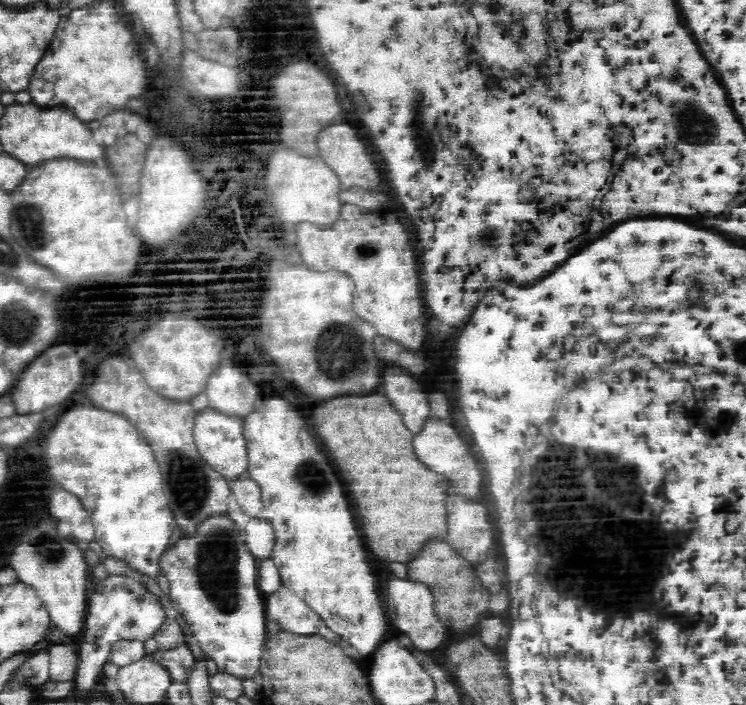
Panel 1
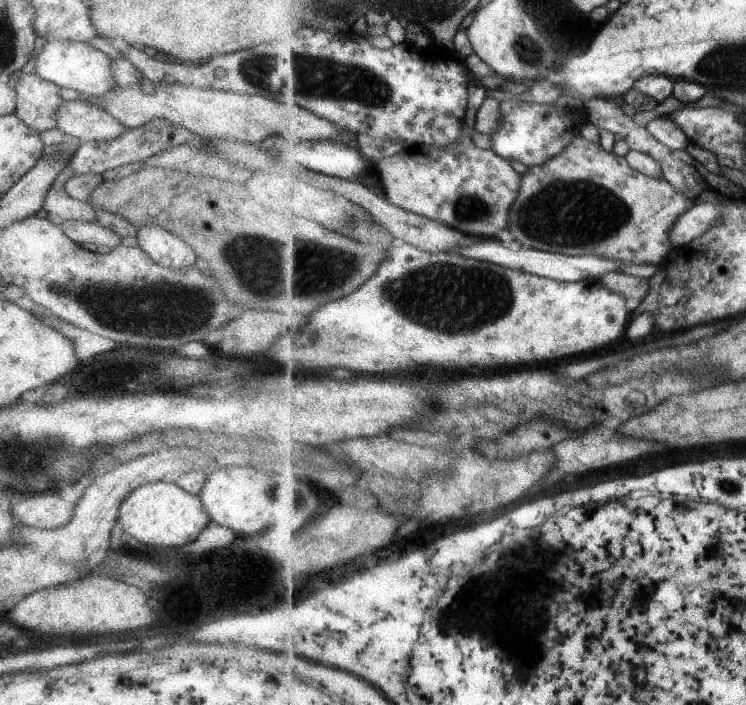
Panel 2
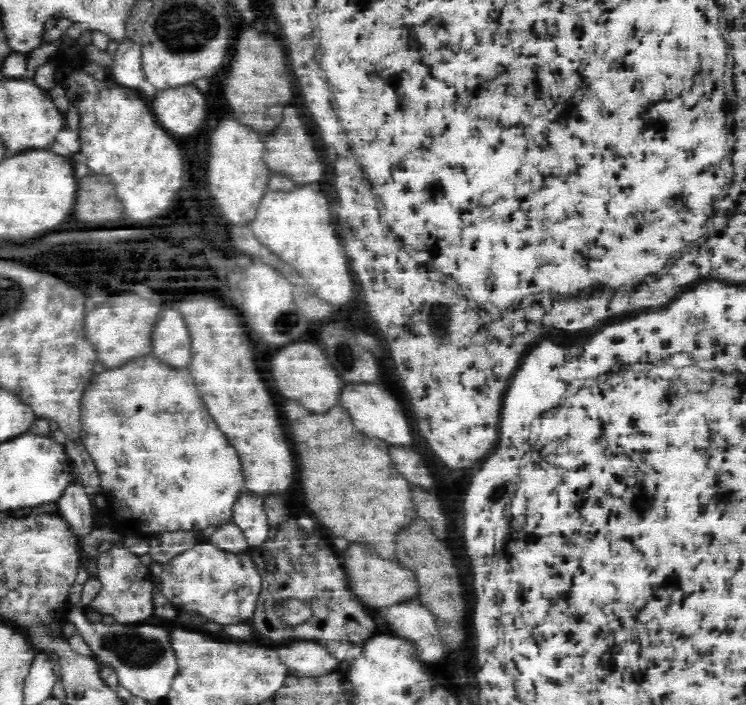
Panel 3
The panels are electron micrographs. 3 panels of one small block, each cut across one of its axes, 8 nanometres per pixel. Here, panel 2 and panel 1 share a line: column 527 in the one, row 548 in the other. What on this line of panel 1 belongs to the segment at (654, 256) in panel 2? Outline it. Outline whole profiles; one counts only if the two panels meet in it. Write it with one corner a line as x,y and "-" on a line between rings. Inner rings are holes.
226,515
208,519
196,527
195,530
196,532
192,532
192,534
188,535
185,539
178,539
171,548
168,548
164,551
164,554
161,554
159,558
159,569
161,573
166,576
170,584
169,596
173,607
183,616
183,619
186,620
186,624
190,626
190,632
192,632
192,636
199,642
205,660
214,660
218,665
218,673
230,674
241,681
248,680
248,678
252,678
252,676
258,672
258,668
260,668
265,639
269,635
265,624
268,619
265,616
264,594
262,594
257,586
258,560
250,553
248,547
246,547
244,538
242,538
242,534
240,530
238,530
237,525
234,524
232,520
228,520
228,516

